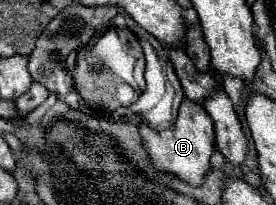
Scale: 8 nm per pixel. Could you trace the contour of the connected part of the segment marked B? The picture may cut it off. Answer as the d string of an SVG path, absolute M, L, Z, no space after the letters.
M185 99L179 107L179 115L177 115L175 123L169 129L157 131L157 129L151 129L147 123L141 123L139 131L141 131L141 137L143 137L145 149L149 151L151 161L157 169L175 173L177 177L189 181L191 185L201 185L203 175L211 167L209 157L213 153L215 133L213 133L211 117L207 115L207 111L199 103Z

